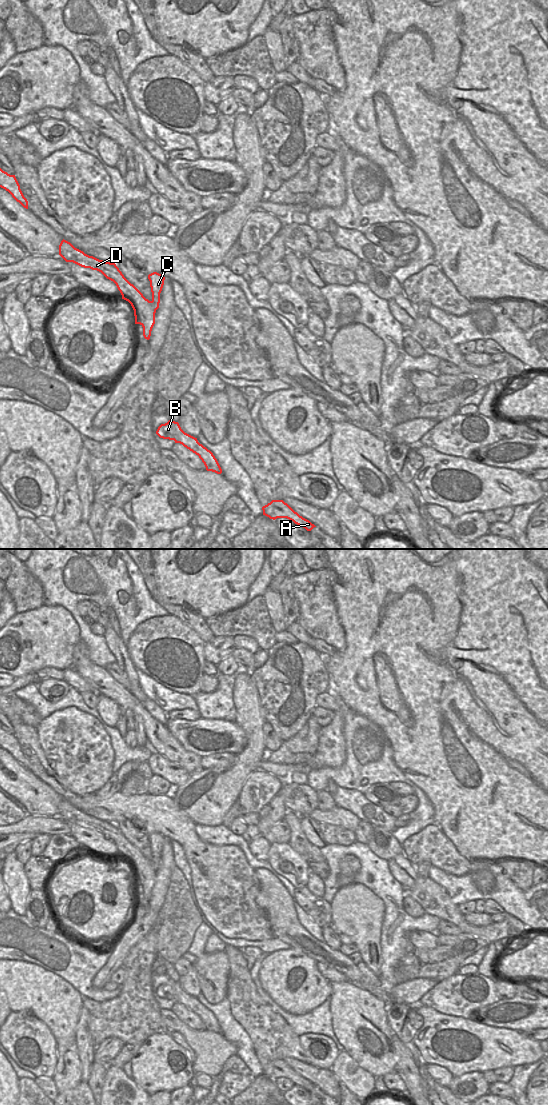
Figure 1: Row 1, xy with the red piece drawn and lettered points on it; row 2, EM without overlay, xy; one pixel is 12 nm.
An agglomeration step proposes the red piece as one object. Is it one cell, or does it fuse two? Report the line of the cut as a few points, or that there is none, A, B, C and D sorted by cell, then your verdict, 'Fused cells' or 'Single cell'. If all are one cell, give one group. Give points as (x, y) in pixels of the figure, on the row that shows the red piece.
Split along xy (150, 301), (155, 310). Groups: A B D / C. Fused cells

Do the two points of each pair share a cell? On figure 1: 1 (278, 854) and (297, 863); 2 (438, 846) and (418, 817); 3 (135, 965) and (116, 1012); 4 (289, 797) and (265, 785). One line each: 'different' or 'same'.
1: same
2: different
3: same
4: different

